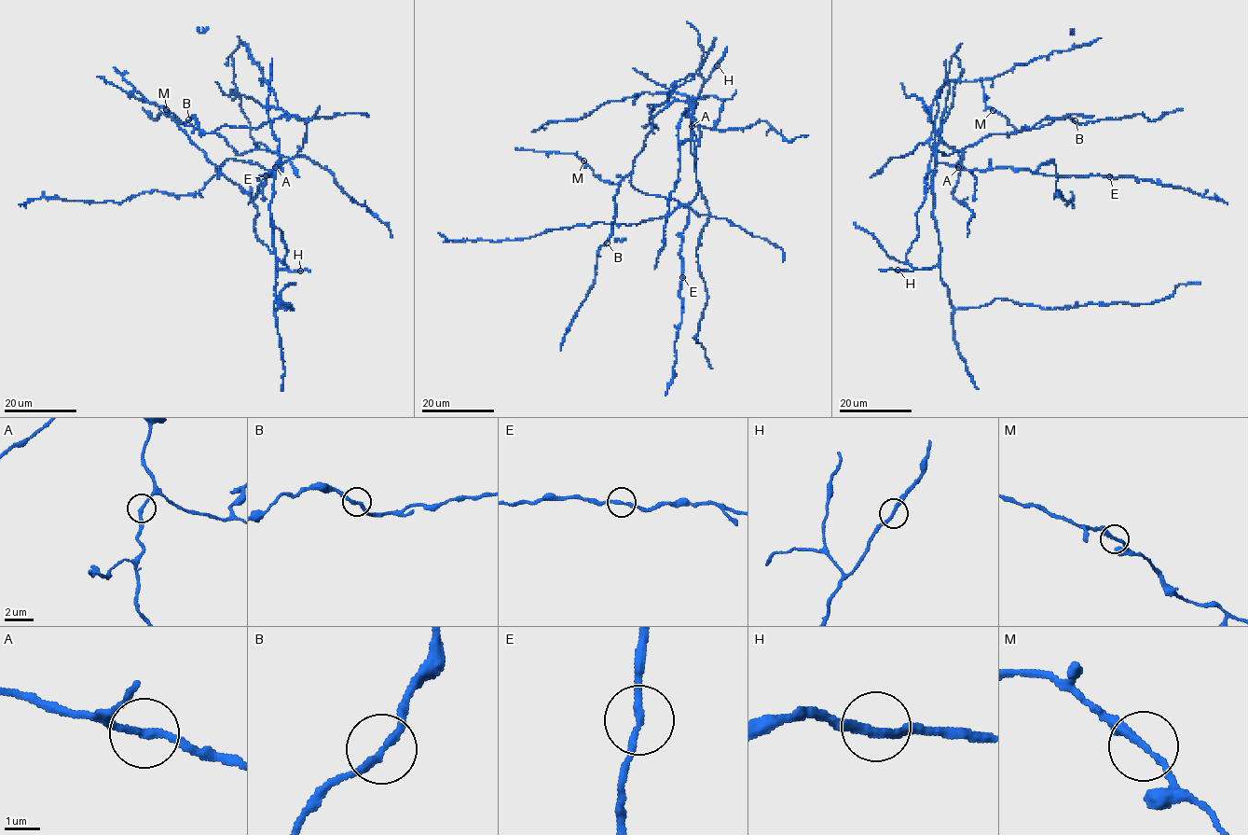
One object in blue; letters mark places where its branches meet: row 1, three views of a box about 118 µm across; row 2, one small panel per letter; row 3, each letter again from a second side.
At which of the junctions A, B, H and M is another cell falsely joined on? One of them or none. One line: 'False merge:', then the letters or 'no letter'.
False merge: no letter

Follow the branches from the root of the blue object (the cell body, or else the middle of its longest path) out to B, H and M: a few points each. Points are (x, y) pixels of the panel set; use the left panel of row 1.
B: (273, 177), (280, 159), (277, 153), (252, 149), (238, 155), (217, 133), (197, 128), (194, 116), (188, 119)
H: (273, 177), (269, 211), (275, 262), (279, 269), (300, 271)
M: (273, 177), (280, 159), (277, 153), (252, 149), (238, 155), (217, 133), (204, 132), (185, 125), (166, 109)

